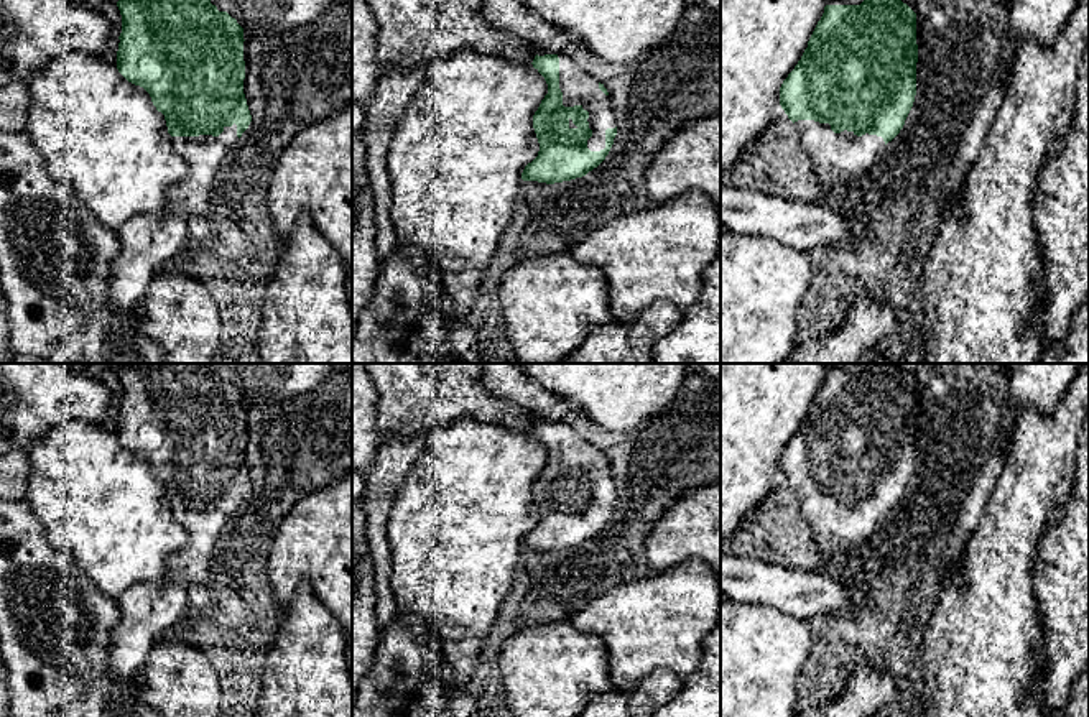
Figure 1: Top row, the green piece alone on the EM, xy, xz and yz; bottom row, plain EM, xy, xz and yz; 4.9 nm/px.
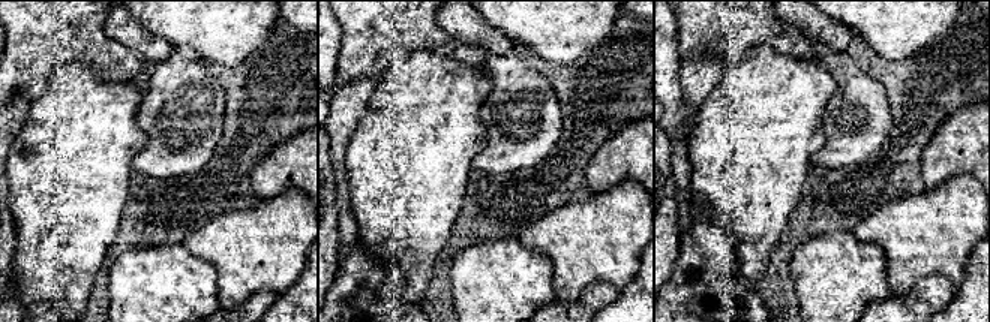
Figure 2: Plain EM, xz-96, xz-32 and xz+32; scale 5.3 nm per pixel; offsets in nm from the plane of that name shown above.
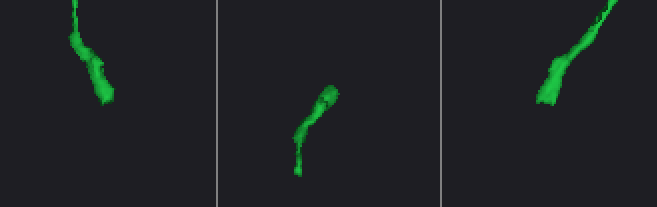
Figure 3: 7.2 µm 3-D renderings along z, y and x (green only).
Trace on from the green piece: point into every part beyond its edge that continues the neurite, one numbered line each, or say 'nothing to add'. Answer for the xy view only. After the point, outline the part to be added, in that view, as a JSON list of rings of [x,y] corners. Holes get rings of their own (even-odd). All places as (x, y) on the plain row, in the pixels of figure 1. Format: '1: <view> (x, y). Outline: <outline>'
1: xy (147, 610). Outline: [[[235,492],[224,495],[219,505],[171,505],[174,518],[189,534],[189,543],[168,559],[168,577],[163,584],[133,584],[117,599],[120,618],[109,646],[112,676],[132,678],[151,648],[168,636],[168,630],[189,607],[191,582],[211,585],[214,543],[237,508]]]

